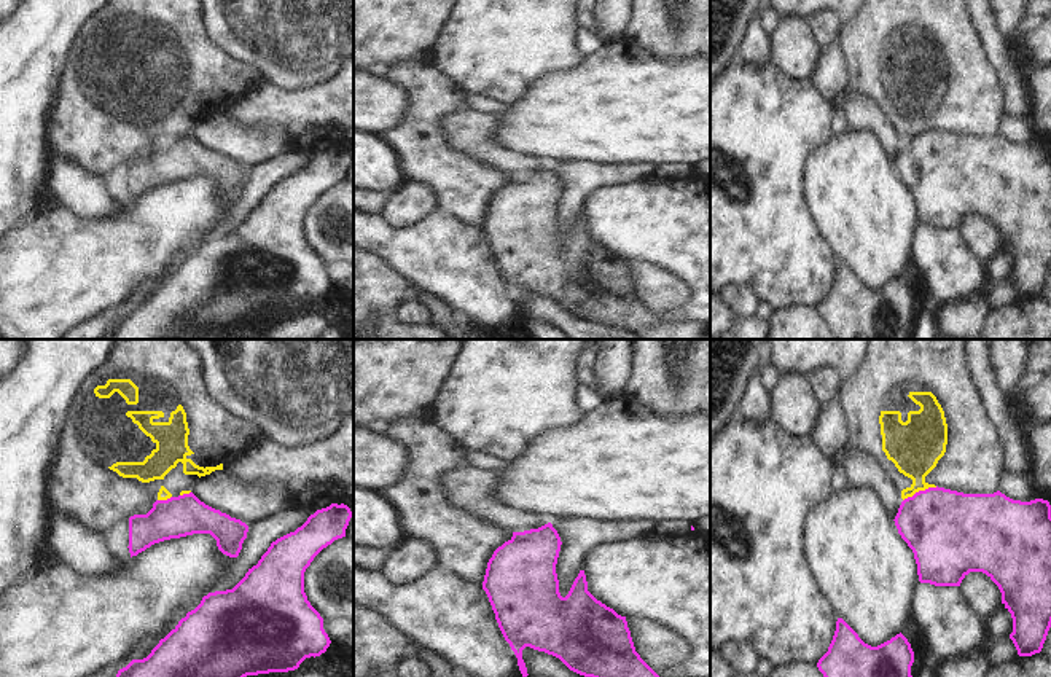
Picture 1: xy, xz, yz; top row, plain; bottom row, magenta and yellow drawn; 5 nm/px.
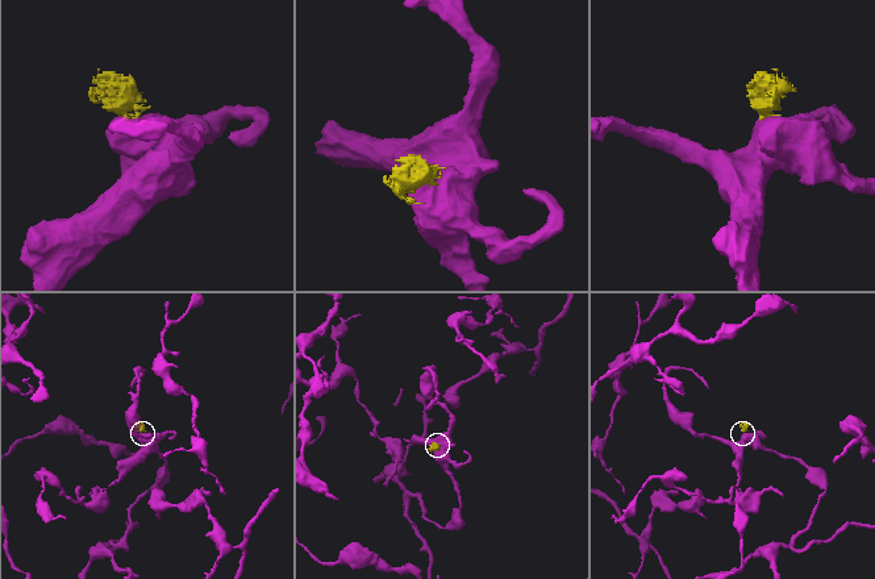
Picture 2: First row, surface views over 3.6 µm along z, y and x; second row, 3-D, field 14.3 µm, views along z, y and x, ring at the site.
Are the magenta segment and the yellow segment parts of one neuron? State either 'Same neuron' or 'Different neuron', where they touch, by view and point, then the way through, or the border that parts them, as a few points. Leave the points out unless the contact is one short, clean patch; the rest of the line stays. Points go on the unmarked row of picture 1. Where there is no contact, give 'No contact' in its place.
Different neuron. Touches magenta at yz (919, 134). Boundary: yz (937, 129), (919, 133), (903, 144).

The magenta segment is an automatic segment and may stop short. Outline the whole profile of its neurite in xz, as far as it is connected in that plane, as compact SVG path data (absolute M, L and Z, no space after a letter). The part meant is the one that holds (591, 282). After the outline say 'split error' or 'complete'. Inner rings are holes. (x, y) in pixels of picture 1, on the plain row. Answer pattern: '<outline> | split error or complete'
M548 166L538 172L513 175L487 205L483 233L505 284L518 301L522 320L529 319L522 293L530 290L559 301L580 319L631 330L639 339L710 339L709 325L659 320L635 295L626 260L588 234L584 213L580 213L568 237L561 239L556 217L561 188L557 174Z | complete

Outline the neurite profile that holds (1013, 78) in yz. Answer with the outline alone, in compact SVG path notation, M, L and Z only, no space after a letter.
M967 0L971 24L981 40L984 56L997 72L1003 91L1003 115L1029 118L1032 115L1032 91L1027 72L1000 35L989 0Z

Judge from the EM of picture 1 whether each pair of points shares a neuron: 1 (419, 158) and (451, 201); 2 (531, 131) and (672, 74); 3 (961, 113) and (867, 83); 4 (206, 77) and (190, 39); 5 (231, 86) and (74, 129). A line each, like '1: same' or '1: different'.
1: same
2: same
3: same
4: same
5: same

